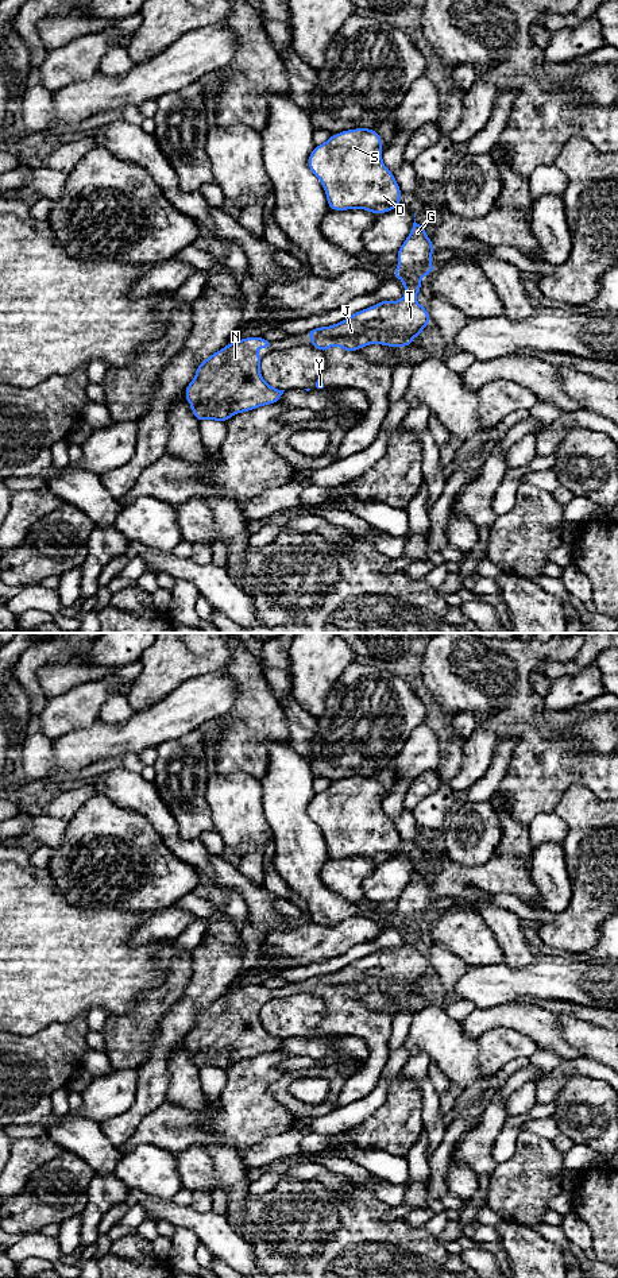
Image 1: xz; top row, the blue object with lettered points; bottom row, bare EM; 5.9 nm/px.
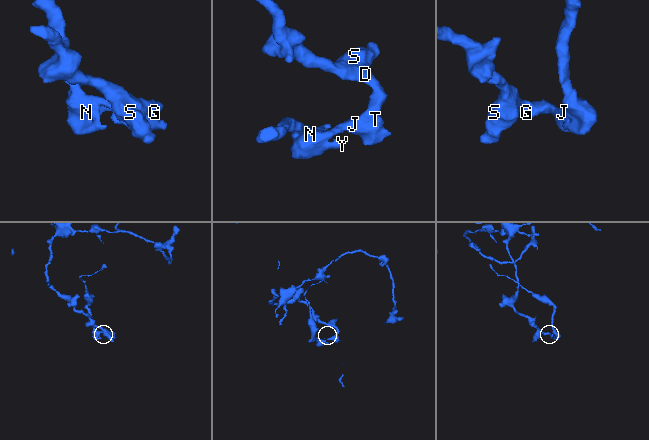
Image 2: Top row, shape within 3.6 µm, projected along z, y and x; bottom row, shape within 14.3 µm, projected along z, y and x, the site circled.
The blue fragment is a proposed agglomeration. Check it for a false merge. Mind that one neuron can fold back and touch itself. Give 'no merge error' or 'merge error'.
no merge error

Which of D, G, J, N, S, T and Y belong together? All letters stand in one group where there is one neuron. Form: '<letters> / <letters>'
D G J N S T Y

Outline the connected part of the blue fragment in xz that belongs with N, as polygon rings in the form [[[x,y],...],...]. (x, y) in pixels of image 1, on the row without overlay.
[[[244,985],[202,1008],[185,1036],[185,1046],[200,1069],[225,1070],[237,1061],[279,1049],[285,1038],[270,1034],[260,1023],[259,996],[271,996],[264,985]]]

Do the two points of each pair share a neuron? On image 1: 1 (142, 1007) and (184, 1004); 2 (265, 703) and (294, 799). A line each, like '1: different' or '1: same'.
1: different
2: different

